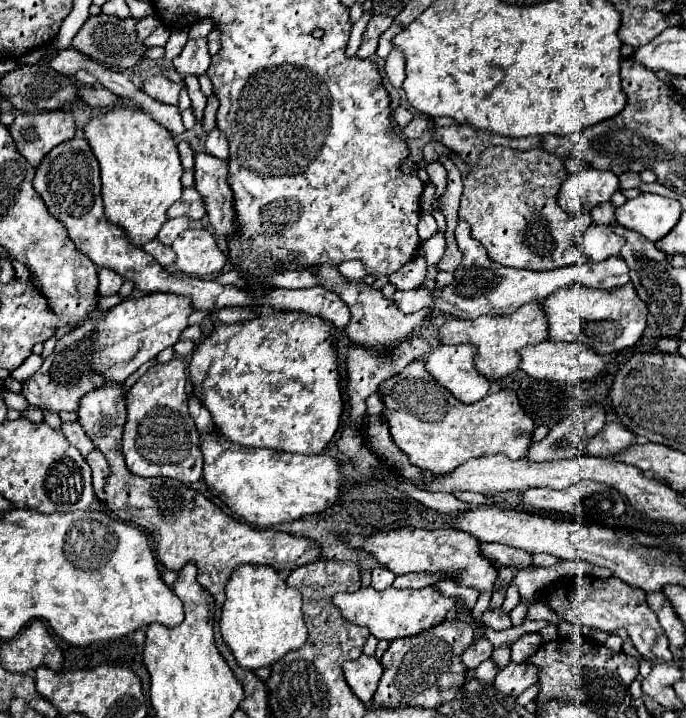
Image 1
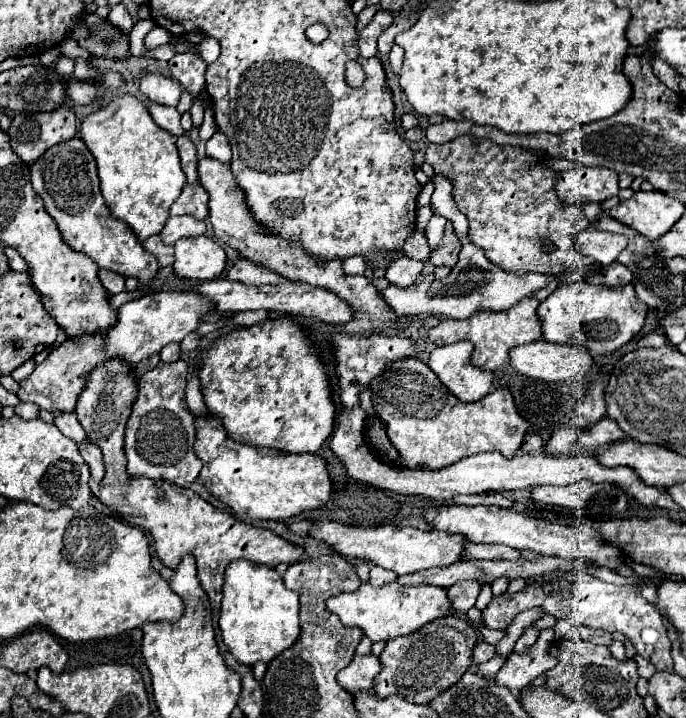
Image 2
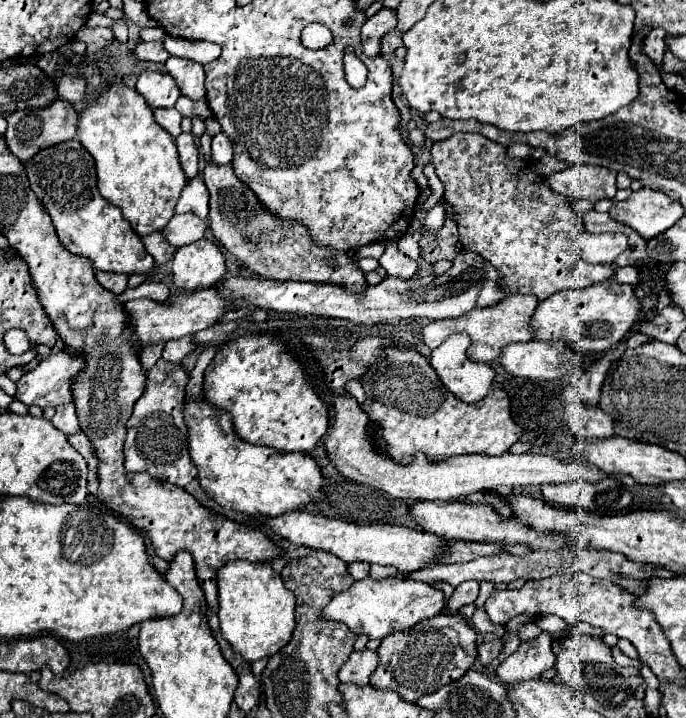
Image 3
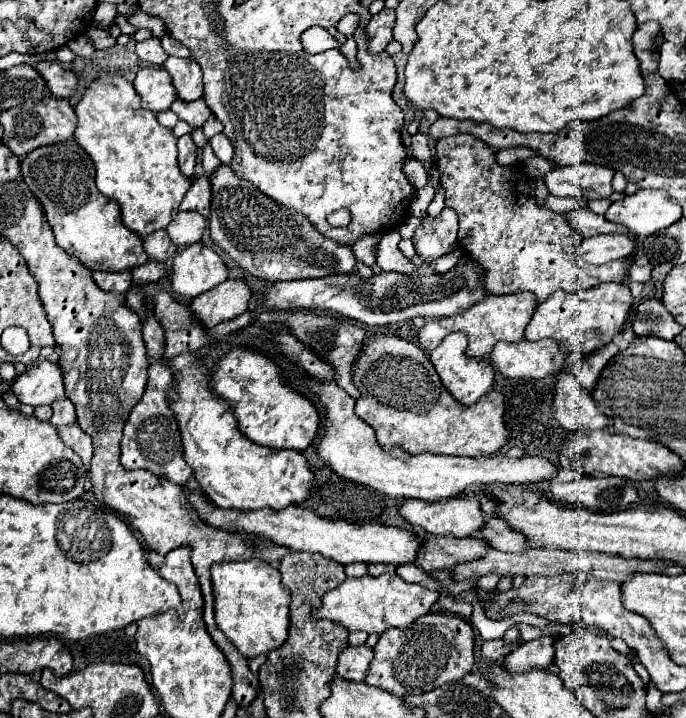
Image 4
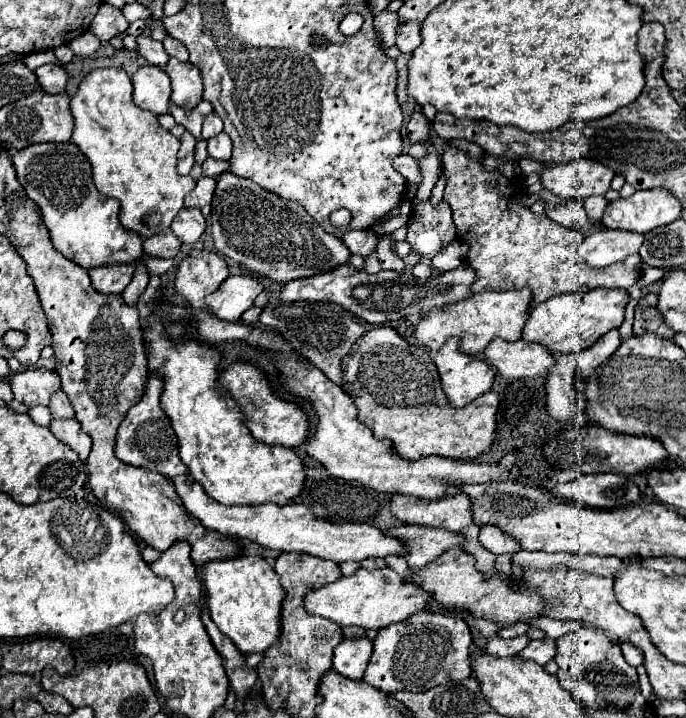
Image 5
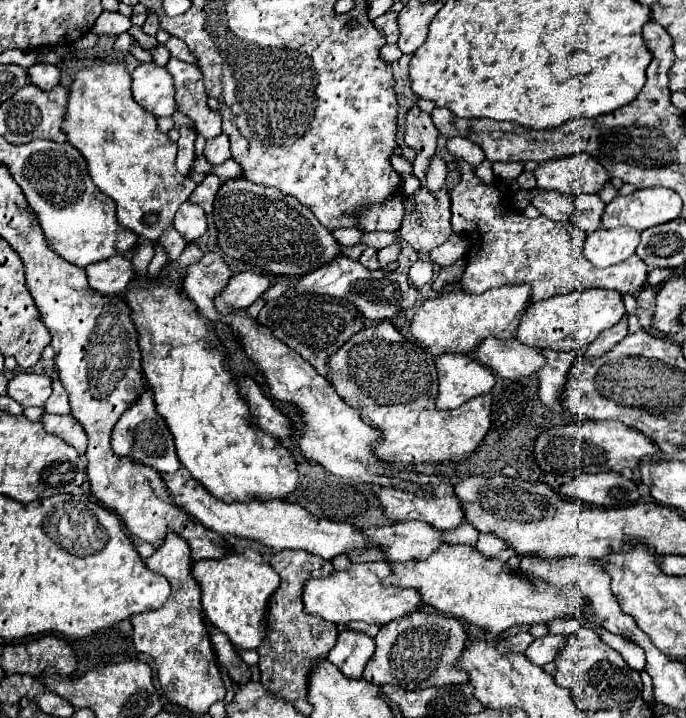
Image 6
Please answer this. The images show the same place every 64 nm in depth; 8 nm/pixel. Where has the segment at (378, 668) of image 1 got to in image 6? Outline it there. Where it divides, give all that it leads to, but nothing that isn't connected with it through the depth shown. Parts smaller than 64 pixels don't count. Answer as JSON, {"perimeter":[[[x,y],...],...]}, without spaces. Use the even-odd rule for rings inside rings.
{"perimeter":[[[346,630],[338,636],[328,660],[348,678],[362,678],[362,672],[374,654],[374,640],[362,632]]]}

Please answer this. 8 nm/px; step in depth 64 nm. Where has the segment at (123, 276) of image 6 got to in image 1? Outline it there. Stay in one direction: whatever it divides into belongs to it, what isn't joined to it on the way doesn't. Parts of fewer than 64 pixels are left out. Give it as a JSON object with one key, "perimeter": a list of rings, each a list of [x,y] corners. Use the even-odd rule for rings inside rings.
{"perimeter":[[[102,268],[100,272],[98,272],[98,278],[100,278],[100,284],[98,284],[98,292],[102,294],[102,296],[110,296],[110,294],[116,294],[118,290],[120,290],[120,286],[122,286],[122,276],[118,276],[116,272],[112,272],[112,270],[108,270],[108,268]]]}

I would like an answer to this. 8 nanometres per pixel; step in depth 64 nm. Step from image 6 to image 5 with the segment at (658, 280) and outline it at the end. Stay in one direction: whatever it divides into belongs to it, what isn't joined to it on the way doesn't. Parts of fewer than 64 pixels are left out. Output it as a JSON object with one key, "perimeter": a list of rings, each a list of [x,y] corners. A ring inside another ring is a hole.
{"perimeter":[[[642,264],[642,277],[640,280],[643,279],[643,282],[646,285],[650,285],[659,279],[663,279],[668,271],[664,268],[655,268],[655,267],[646,267],[644,268],[644,264]]]}

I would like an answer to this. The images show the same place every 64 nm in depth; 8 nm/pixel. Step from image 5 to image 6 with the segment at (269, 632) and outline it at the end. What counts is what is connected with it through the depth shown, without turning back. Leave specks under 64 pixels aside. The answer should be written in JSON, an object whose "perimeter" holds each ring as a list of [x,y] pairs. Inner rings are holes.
{"perimeter":[[[254,550],[228,554],[220,560],[202,560],[192,564],[192,576],[202,590],[202,608],[210,624],[224,632],[236,648],[256,650],[266,642],[266,616],[270,598],[280,586],[280,576]]]}

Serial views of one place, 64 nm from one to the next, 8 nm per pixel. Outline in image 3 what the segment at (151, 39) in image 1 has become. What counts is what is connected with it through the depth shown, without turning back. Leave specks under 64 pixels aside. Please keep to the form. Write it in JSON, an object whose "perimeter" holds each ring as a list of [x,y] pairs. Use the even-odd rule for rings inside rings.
{"perimeter":[[[161,27],[155,28],[143,28],[139,32],[139,37],[142,41],[163,41],[166,36],[166,32]]]}

